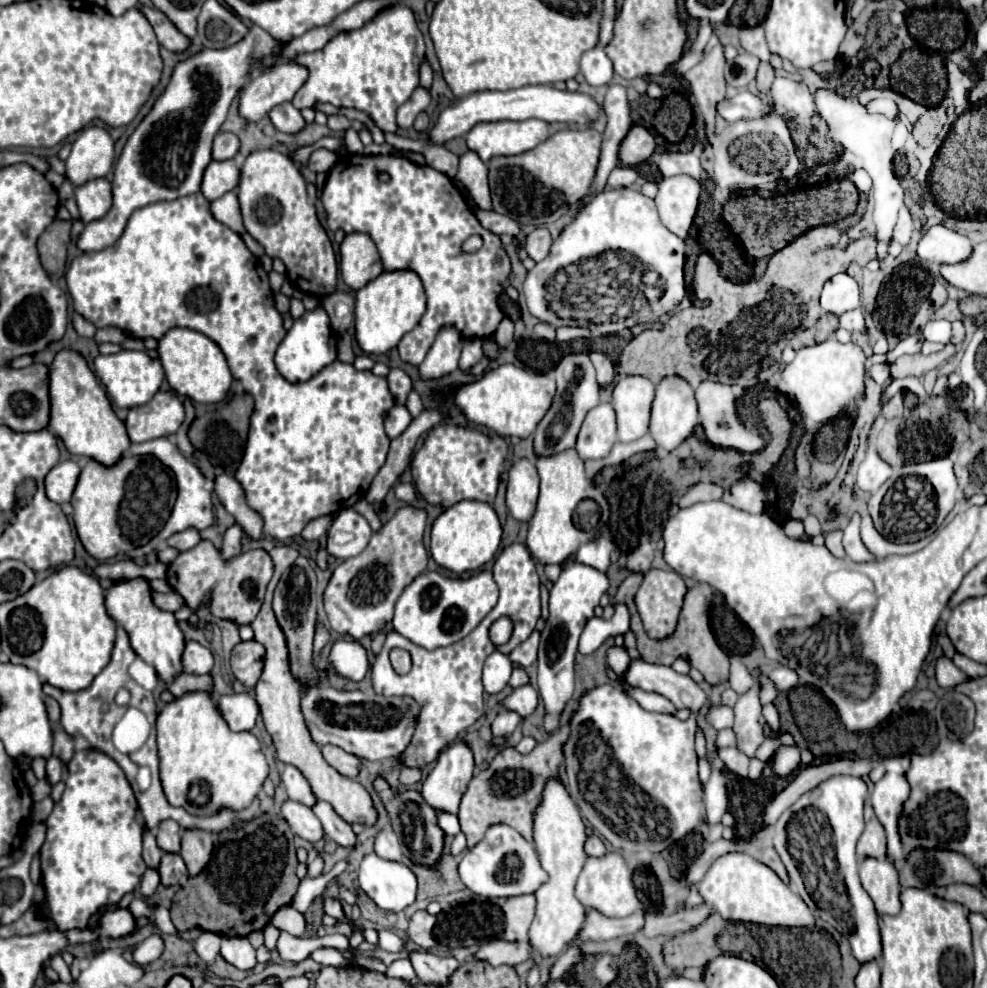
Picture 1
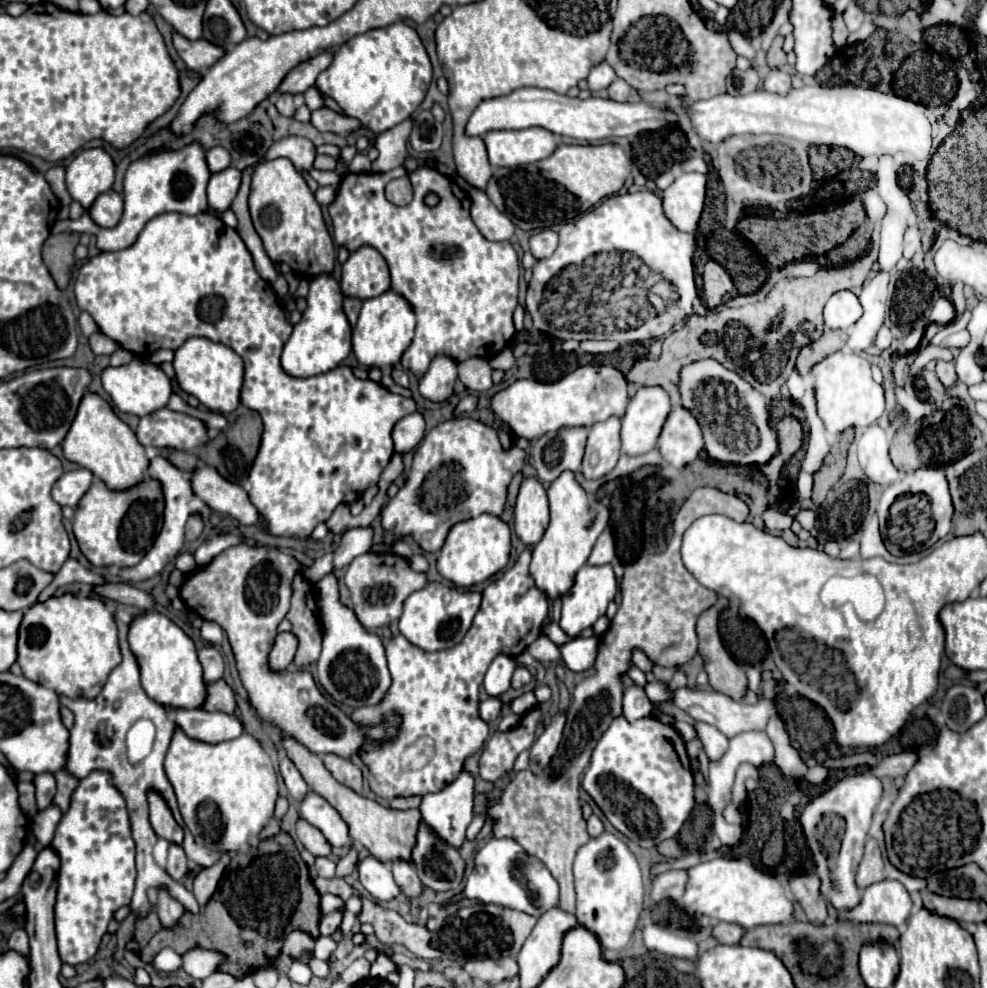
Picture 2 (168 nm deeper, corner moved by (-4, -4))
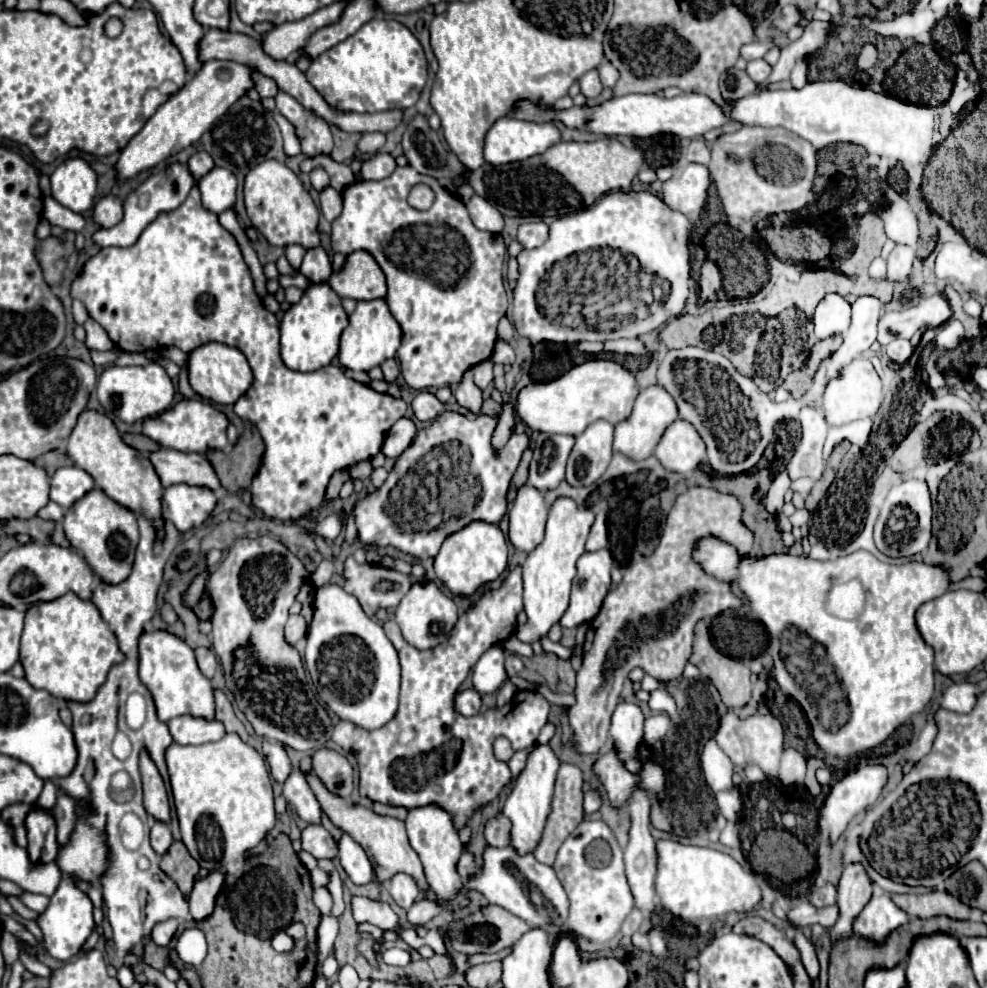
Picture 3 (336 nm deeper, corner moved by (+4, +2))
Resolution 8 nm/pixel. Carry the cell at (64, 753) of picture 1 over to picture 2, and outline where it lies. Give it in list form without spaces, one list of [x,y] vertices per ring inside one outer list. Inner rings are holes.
[[[66,769],[56,771],[54,777],[56,777],[56,781],[58,781],[58,793],[56,793],[56,797],[54,797],[53,804],[58,805],[62,811],[66,811],[66,809],[68,809],[68,799],[70,799],[70,795],[72,795],[72,791],[76,789],[78,779],[76,779],[74,775],[70,775]]]

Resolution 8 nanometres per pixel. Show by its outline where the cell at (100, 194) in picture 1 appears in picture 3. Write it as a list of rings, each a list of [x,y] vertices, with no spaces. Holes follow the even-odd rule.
[[[114,195],[104,197],[96,207],[94,207],[94,219],[96,223],[100,223],[104,229],[114,227],[122,221],[124,209],[122,209],[122,201]]]

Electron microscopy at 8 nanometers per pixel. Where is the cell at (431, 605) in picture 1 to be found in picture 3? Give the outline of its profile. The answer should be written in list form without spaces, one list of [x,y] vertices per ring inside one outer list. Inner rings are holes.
[[[432,581],[414,583],[412,589],[402,597],[400,605],[396,607],[396,623],[398,623],[404,639],[422,651],[432,649],[432,647],[440,645],[442,641],[446,641],[456,619],[458,619],[456,603],[448,595],[444,595],[438,589],[438,585]]]

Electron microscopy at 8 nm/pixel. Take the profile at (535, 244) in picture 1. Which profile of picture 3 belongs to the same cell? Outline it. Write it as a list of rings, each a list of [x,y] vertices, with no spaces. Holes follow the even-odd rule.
[[[531,216],[518,227],[516,239],[524,249],[540,247],[548,239],[548,225],[540,217]]]

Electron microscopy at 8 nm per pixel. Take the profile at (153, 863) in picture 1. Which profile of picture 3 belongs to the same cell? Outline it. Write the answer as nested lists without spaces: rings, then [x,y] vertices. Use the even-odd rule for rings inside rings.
[[[172,919],[172,921],[164,921],[164,925],[156,925],[156,929],[152,931],[152,939],[158,947],[168,947],[172,937],[176,935],[178,931],[178,921]]]

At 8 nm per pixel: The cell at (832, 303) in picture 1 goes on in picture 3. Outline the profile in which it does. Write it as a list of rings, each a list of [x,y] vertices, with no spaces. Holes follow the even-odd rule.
[[[832,293],[826,295],[814,313],[814,331],[822,331],[822,339],[830,335],[840,335],[850,327],[850,303]]]

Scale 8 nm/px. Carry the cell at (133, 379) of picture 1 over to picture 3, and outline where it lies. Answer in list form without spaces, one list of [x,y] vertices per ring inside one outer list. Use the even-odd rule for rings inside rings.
[[[148,363],[144,367],[118,367],[112,365],[104,369],[98,377],[98,401],[106,415],[118,417],[124,423],[136,423],[148,417],[164,413],[174,401],[174,383],[158,363]]]

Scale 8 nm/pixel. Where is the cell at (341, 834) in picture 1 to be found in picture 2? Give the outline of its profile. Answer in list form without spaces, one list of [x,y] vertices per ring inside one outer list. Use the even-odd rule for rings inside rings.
[[[310,791],[306,799],[300,803],[300,815],[318,827],[332,847],[344,847],[350,843],[350,829],[340,813],[328,805],[326,799]]]

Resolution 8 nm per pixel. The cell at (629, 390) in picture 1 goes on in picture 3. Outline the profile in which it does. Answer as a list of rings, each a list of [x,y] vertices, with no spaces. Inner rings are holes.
[[[652,385],[652,387],[642,389],[640,395],[636,397],[636,405],[634,405],[634,411],[632,411],[630,419],[622,421],[620,425],[616,425],[614,451],[626,455],[632,461],[648,459],[652,455],[654,447],[658,445],[662,433],[666,431],[666,427],[670,423],[674,423],[678,417],[680,415],[678,415],[678,409],[676,409],[676,401],[662,385]]]

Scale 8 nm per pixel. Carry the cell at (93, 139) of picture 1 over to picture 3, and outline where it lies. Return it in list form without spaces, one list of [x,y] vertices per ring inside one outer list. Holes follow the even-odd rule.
[[[68,159],[50,175],[52,197],[74,213],[92,209],[96,195],[96,173],[82,159]]]

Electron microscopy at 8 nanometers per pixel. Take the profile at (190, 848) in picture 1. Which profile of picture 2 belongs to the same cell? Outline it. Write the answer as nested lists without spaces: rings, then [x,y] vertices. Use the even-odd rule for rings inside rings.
[[[216,861],[214,865],[204,867],[194,875],[192,893],[194,893],[194,897],[198,899],[200,905],[206,905],[206,901],[212,897],[212,891],[216,891],[216,885],[222,877],[222,871],[224,871],[222,861]]]

